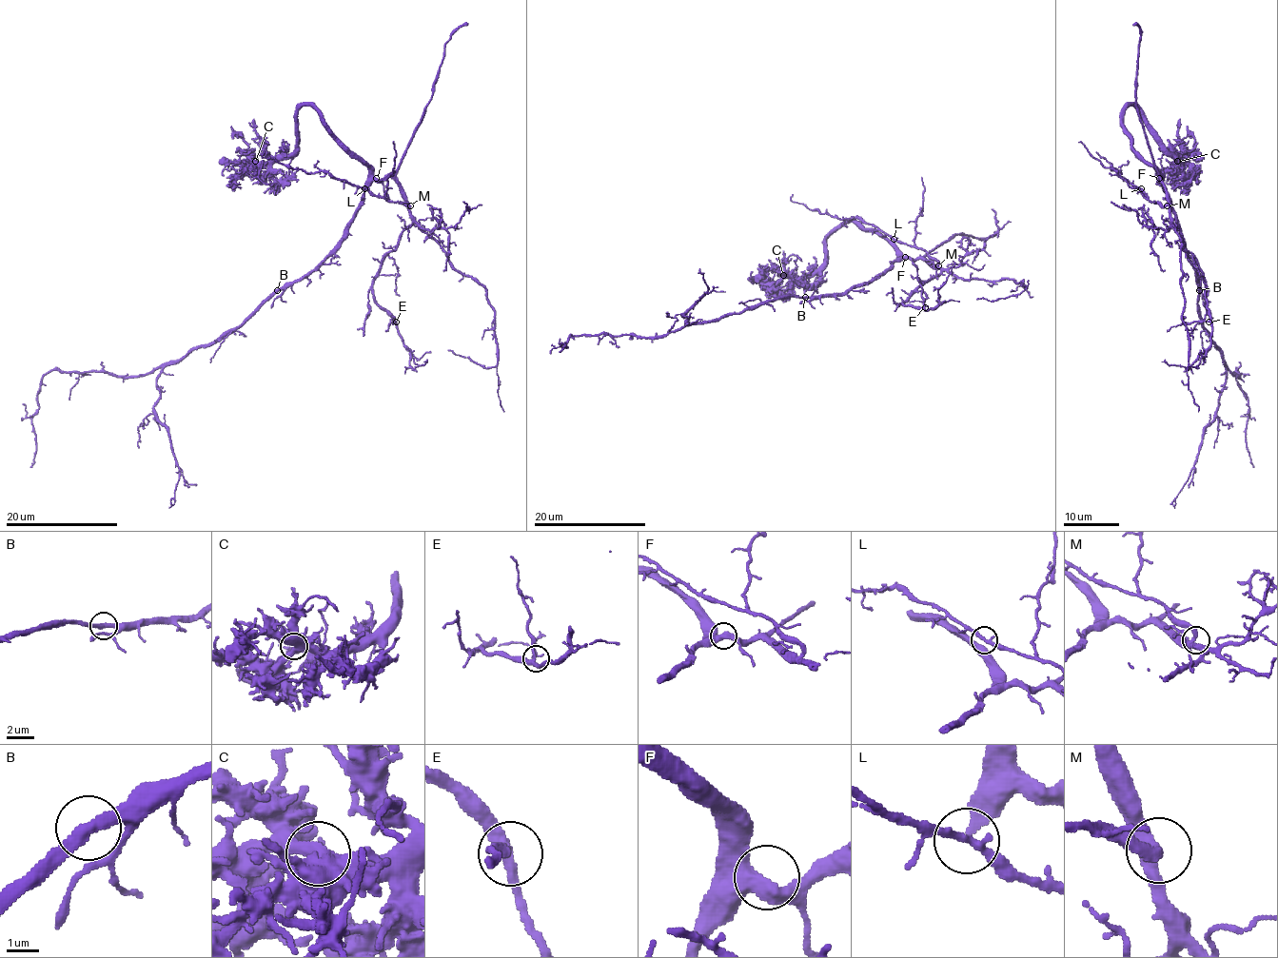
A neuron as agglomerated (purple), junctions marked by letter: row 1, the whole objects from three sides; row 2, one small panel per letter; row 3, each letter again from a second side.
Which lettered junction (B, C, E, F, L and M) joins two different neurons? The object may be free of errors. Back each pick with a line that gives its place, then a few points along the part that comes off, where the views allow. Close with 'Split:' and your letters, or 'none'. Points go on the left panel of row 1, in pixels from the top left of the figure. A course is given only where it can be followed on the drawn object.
Split: none

